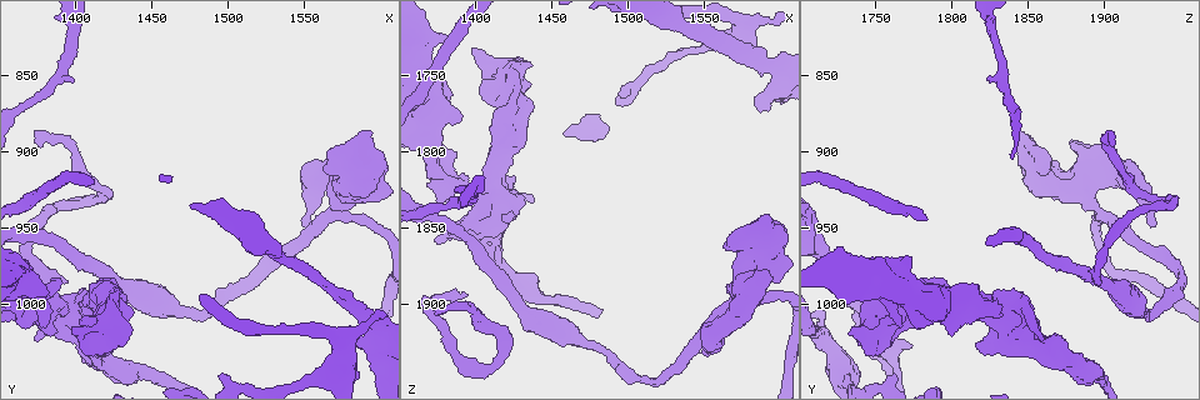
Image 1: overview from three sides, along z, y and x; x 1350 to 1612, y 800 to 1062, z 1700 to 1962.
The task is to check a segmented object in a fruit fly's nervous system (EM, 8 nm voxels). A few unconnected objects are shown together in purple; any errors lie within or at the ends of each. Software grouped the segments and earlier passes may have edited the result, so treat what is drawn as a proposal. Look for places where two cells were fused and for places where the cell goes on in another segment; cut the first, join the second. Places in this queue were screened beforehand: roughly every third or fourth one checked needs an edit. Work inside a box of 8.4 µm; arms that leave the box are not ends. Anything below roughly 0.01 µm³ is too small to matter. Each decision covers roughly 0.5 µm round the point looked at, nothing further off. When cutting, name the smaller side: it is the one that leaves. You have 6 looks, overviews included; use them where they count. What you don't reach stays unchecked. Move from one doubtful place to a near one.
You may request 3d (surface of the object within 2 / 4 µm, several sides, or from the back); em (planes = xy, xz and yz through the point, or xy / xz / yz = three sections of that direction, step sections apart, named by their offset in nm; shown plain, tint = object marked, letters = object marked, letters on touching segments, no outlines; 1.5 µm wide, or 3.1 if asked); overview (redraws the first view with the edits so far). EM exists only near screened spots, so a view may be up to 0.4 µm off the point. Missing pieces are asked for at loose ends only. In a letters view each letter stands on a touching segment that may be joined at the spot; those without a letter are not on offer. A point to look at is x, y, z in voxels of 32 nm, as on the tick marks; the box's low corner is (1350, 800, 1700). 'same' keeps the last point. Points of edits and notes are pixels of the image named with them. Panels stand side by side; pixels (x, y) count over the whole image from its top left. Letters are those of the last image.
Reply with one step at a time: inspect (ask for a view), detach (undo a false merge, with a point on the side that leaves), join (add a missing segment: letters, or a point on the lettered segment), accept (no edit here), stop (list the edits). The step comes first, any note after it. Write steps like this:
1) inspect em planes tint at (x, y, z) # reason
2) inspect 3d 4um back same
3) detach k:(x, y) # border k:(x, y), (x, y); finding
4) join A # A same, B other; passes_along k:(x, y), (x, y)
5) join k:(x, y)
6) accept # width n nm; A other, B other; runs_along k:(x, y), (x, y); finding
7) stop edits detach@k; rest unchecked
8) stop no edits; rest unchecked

inspect em planes letters at (1374, 890, 1904)

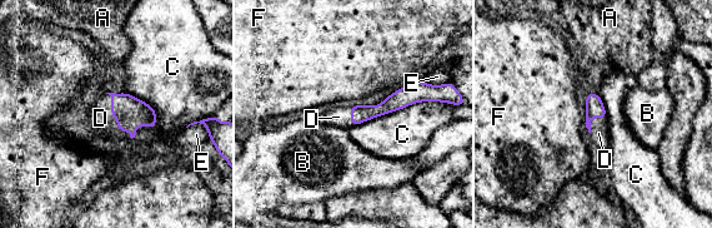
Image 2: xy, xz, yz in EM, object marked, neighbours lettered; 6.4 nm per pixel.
join 2:(100, 118) # A other, B other, C other, D same, E other, F other; it goes on there

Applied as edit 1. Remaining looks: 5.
inspect overview

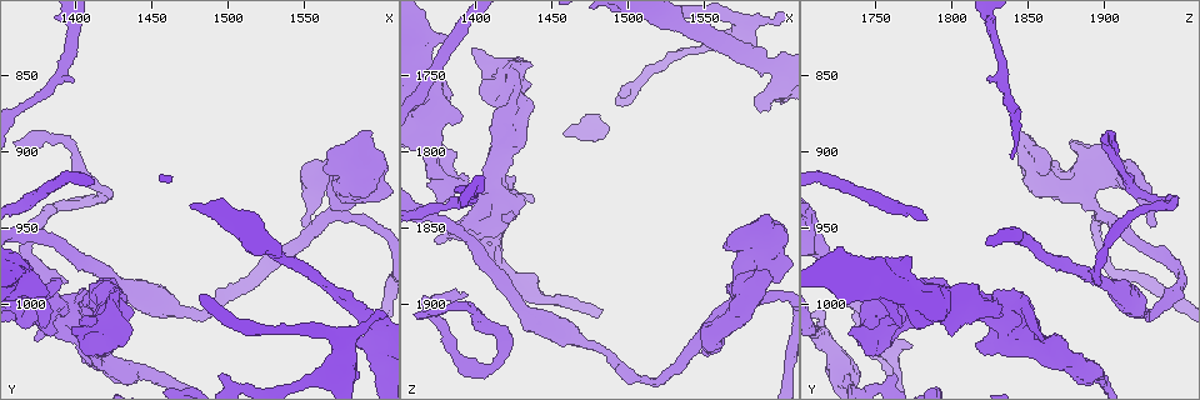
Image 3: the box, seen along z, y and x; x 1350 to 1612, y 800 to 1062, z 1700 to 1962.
inspect 3d 4um at (1382, 994, 1726) # an open end

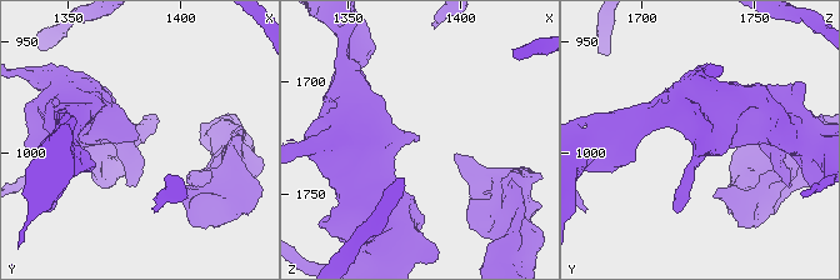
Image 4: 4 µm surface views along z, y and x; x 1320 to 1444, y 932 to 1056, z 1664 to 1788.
inspect em planes tint at (1380, 994, 1724) # shape alone is not enough

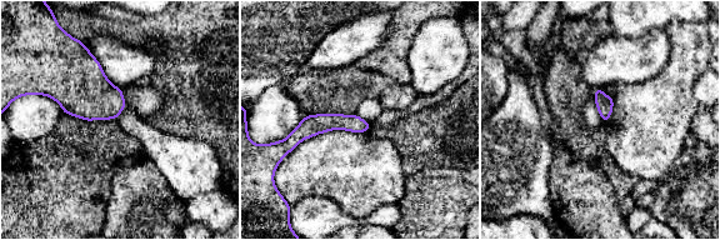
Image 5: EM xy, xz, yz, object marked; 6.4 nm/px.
inspect em planes letters same # see the neighbours

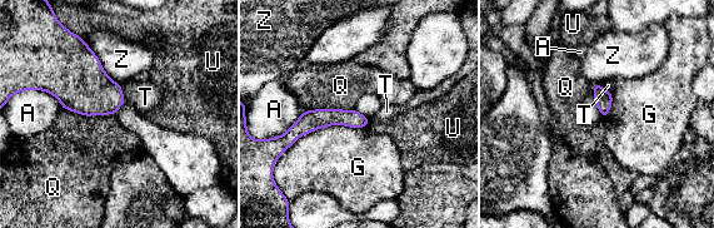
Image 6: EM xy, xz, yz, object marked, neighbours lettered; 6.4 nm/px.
accept # A other, G other, Q other, T other, U other, Z other; runs_along 6:(365, 120), (318, 118), (288, 135); no lettered segment goes on from it

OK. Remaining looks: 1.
stop edits join@2; rest unchecked

